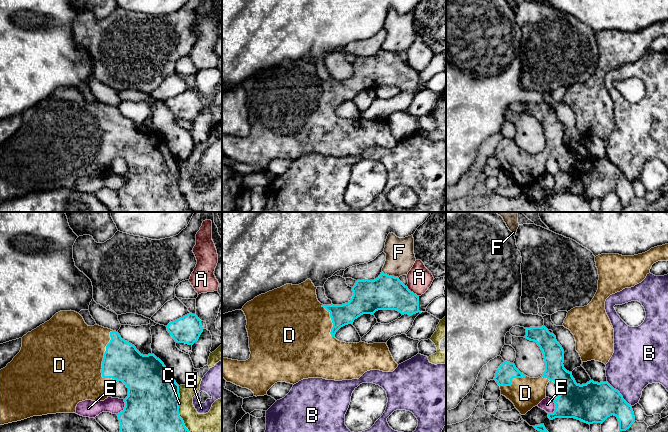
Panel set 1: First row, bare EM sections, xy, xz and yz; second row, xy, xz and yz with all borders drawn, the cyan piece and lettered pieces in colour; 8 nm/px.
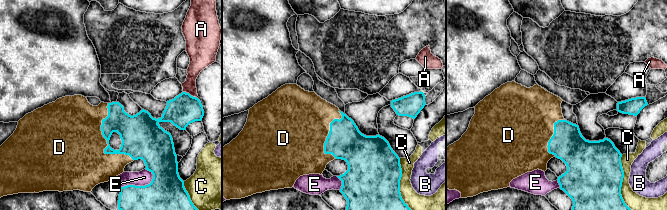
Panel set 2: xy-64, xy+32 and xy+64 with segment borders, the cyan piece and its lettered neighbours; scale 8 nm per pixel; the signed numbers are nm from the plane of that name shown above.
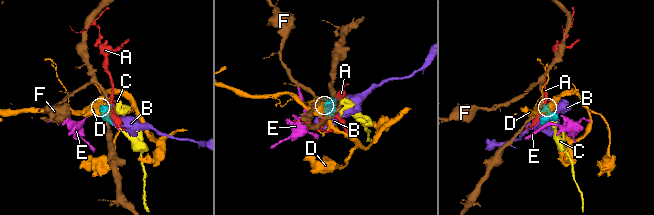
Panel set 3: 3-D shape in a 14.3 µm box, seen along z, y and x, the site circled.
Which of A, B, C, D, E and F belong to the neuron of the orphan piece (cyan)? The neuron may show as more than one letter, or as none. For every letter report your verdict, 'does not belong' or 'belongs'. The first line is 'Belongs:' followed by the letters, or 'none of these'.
Belongs: D
A: does not belong
B: does not belong
C: does not belong
D: belongs
E: does not belong
F: does not belong

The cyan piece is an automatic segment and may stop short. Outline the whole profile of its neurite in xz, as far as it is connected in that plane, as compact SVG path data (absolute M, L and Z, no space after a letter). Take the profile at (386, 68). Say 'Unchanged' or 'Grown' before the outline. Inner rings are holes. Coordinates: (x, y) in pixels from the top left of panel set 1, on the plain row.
Grown. M381 48L378 54L374 56L357 56L355 61L352 63L353 72L351 76L348 79L342 80L342 81L323 81L321 80L316 71L316 65L317 63L314 62L312 57L310 55L307 55L305 58L299 60L299 61L292 61L292 60L286 60L280 64L274 65L272 67L269 67L265 70L261 70L257 73L255 73L253 76L247 78L243 84L242 87L244 88L247 96L246 105L248 108L249 113L249 124L250 124L250 134L246 137L238 137L238 136L232 136L228 134L222 134L222 153L227 157L231 158L237 162L240 162L242 164L247 164L251 166L254 169L254 172L264 172L267 170L267 167L277 158L286 158L290 160L296 160L299 157L303 155L308 154L323 154L326 156L335 156L335 157L342 157L342 156L352 156L352 155L359 155L365 148L370 146L380 146L383 148L393 148L397 143L398 140L394 137L389 124L386 119L373 119L368 120L365 118L359 118L359 119L346 119L341 118L335 114L336 108L343 102L348 100L353 100L354 96L360 93L363 90L371 90L373 91L378 86L396 86L400 88L402 91L408 90L413 91L416 90L419 87L419 72L411 68L407 62L405 62L398 53L389 52L387 50L384 50Z

